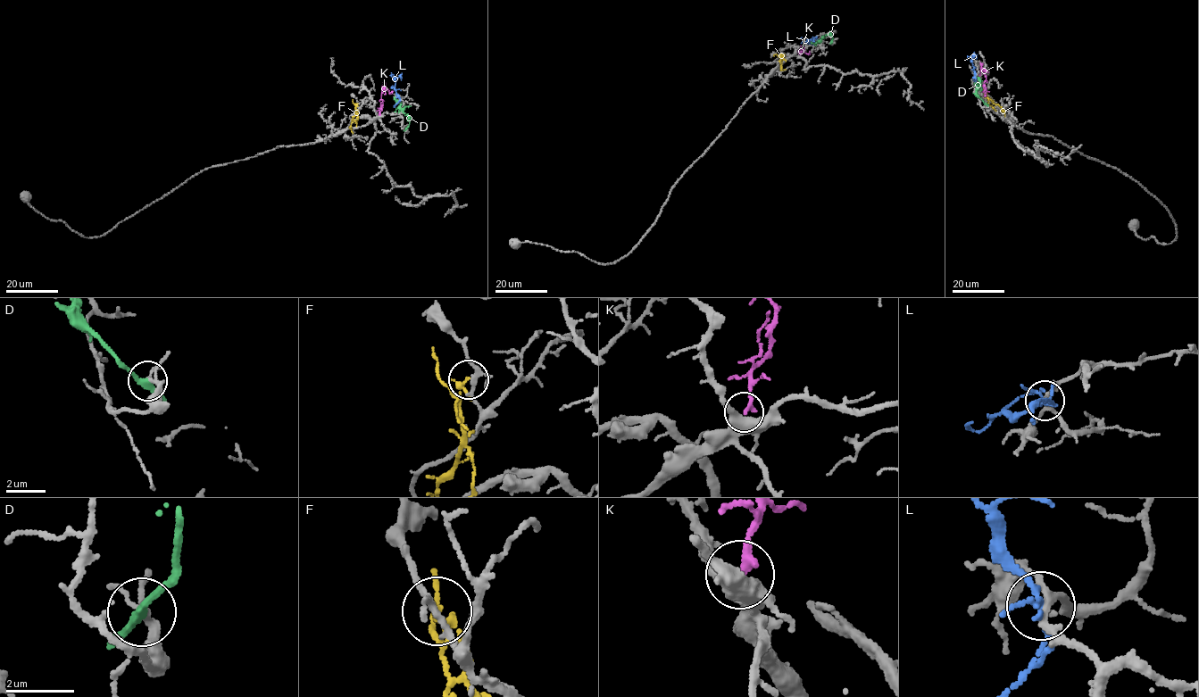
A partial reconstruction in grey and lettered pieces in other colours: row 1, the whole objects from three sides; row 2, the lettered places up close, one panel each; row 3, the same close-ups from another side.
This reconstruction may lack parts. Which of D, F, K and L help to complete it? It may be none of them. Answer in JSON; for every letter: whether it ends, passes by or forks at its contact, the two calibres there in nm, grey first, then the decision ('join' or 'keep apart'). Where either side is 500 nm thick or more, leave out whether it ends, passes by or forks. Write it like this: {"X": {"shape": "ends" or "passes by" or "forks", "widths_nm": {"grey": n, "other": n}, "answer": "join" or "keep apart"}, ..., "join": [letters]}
{"D": {"shape": "passes by", "widths_nm": {"grey": 160, "other": 240}, "answer": "keep apart"}, "F": {"shape": "forks", "widths_nm": {"grey": 160, "other": 130}, "answer": "keep apart"}, "K": {"shape": "ends", "widths_nm": {"grey": 400, "other": 240}, "answer": "join"}, "L": {"shape": "forks", "widths_nm": {"grey": 180, "other": 130}, "answer": "keep apart"}, "join": ["K"]}

